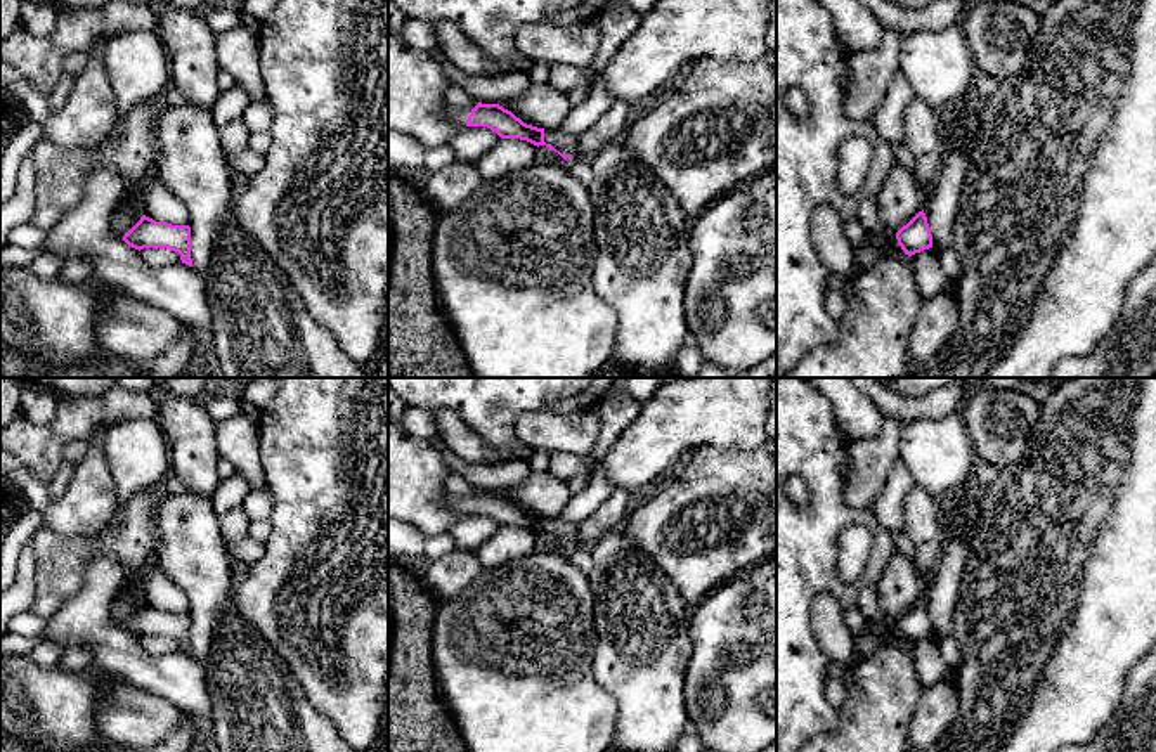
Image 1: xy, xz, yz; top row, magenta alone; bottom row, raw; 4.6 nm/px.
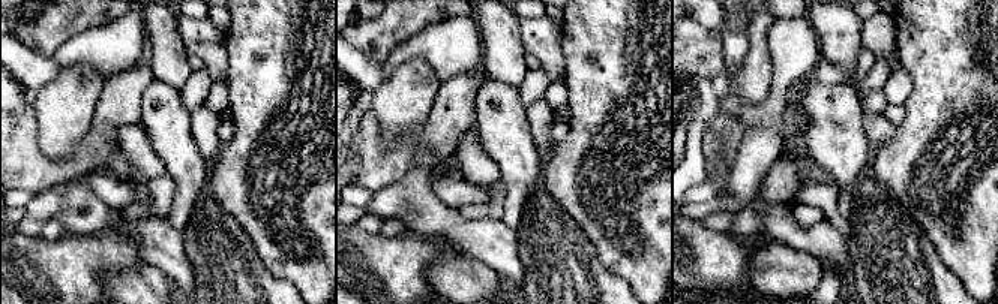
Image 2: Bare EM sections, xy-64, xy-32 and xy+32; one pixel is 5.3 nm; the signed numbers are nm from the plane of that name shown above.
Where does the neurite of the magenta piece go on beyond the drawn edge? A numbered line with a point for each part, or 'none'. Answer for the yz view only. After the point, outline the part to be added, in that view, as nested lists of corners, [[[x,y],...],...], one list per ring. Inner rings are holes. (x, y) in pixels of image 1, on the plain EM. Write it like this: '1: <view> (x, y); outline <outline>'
none

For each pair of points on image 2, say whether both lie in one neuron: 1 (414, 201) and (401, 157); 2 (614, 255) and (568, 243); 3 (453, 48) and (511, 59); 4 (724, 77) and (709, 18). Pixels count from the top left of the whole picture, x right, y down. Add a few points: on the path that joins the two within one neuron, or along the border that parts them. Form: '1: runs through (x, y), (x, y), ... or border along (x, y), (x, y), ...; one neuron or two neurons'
1: border along (435, 154), (420, 147), (404, 174), (374, 190); two neurons
2: border along (575, 222), (593, 246), (599, 261), (619, 277); two neurons
3: border along (474, 20), (482, 44), (482, 63); two neurons
4: runs through (731, 62), (731, 39), (724, 32); one neuron

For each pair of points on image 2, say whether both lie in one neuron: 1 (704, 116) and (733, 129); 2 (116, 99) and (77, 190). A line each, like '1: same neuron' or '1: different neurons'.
1: different neurons
2: different neurons

